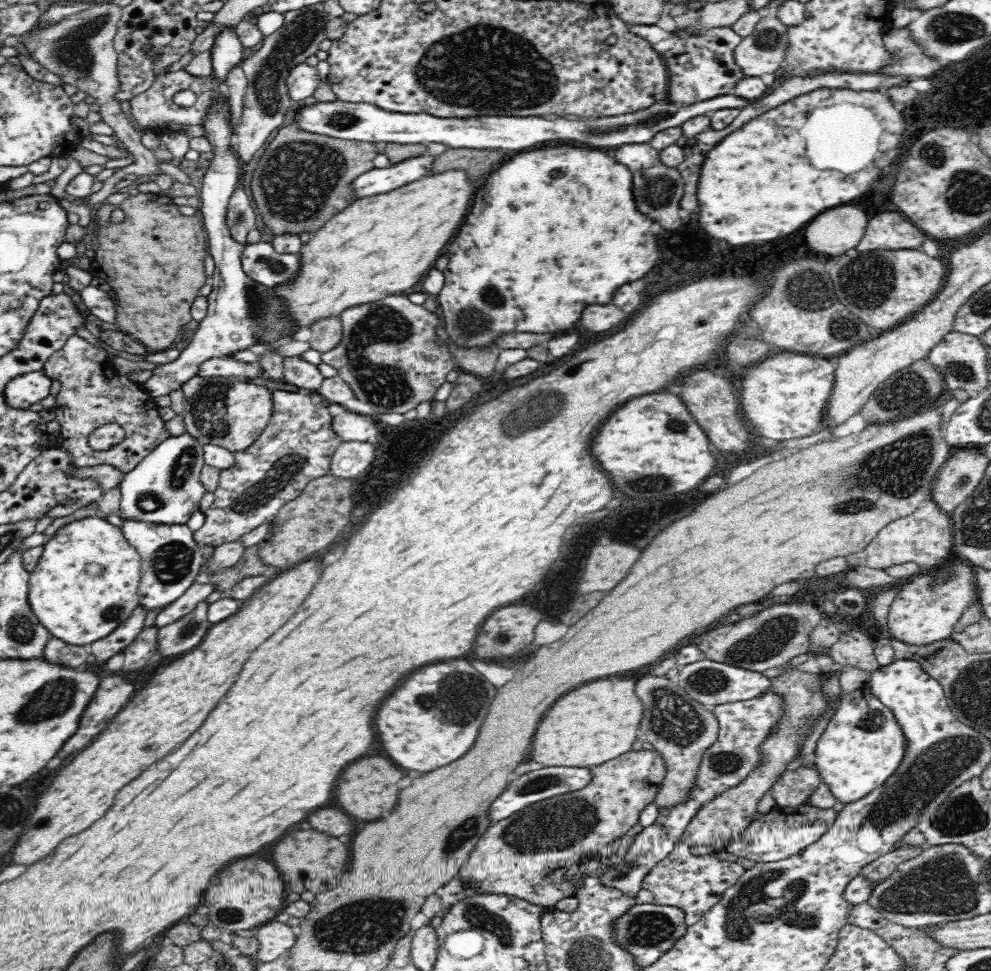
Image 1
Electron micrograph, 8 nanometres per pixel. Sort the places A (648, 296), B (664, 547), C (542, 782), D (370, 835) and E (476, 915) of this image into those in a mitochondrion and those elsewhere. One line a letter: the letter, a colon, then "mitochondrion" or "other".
A: other
B: other
C: mitochondrion
D: other
E: mitochondrion

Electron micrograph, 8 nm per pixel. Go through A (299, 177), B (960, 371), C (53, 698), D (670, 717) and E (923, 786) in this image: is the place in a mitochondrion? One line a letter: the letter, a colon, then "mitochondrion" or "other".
A: mitochondrion
B: mitochondrion
C: mitochondrion
D: mitochondrion
E: mitochondrion

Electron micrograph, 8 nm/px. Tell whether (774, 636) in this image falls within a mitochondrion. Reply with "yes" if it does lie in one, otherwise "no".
yes

